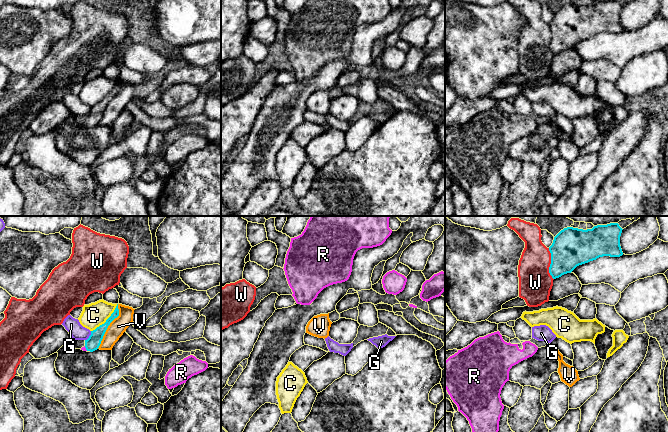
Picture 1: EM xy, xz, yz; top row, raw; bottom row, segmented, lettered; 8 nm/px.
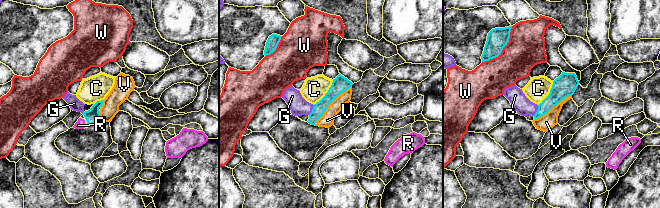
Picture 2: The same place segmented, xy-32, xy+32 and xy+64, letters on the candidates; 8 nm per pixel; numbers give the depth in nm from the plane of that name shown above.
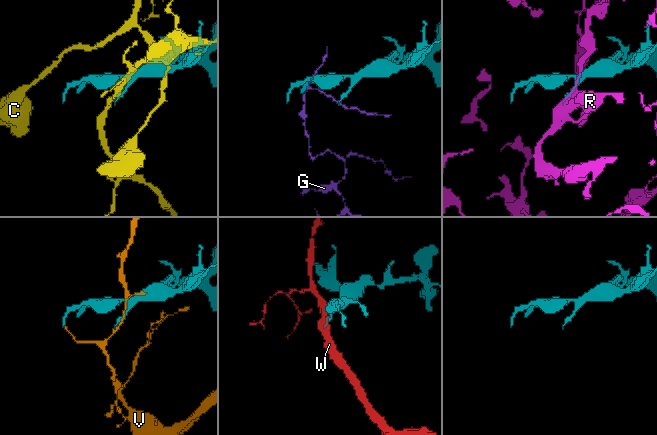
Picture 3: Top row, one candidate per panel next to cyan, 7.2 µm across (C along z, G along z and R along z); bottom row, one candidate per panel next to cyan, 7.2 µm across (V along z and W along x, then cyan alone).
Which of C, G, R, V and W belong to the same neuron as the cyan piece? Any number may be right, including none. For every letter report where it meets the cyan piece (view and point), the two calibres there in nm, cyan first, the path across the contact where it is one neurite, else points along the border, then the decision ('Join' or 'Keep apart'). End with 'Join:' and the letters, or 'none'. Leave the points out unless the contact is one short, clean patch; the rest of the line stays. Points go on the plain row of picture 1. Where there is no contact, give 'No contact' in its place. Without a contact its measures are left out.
C: Touches cyan at xy (106, 96). Thickness 110 nm (cyan) against 190 nm. Boundary: xy (117, 80), (111, 91), (91, 107). Keep apart
G: Touches cyan at xy (89, 112). Thickness 110 nm (cyan) against 120 nm. Keep apart
R: Touches cyan at xy (85, 123). Thickness 110 nm (cyan) against 30 nm. Path across: xy (93, 118), (85, 123), (83, 124). Join
V: Touches cyan at xy (108, 101). Thickness 110 nm (cyan) against 140 nm. Keep apart
W: Touches cyan at yz (550, 40). Thickness 320 nm (cyan) against 280 nm. Keep apart
Join: R

